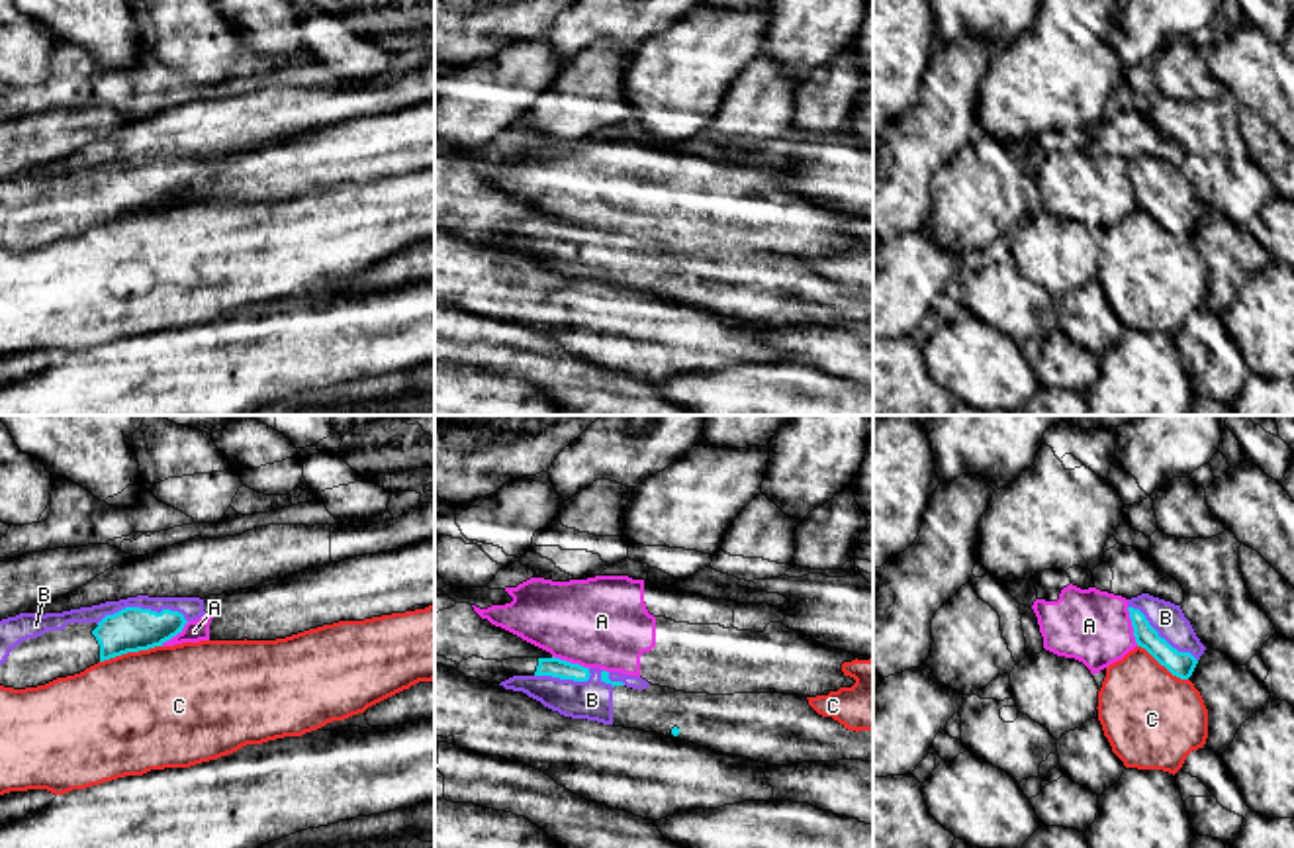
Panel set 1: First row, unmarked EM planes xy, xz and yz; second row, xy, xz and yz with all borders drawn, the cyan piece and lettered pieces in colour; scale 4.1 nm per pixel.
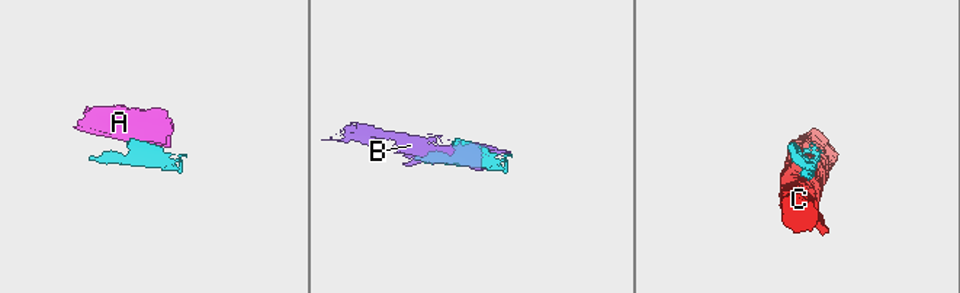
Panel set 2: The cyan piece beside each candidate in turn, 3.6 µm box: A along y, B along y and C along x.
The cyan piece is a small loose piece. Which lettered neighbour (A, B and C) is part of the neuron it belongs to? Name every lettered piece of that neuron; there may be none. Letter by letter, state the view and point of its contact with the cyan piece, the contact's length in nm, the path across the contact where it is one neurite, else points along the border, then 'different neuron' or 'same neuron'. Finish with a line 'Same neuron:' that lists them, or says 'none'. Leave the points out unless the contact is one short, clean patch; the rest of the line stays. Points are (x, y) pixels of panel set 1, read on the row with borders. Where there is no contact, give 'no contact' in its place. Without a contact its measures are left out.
A: meets cyan in yz at (1132, 625); contact 170 nm long; border along yz (1126, 608), (1138, 645); different neuron
B: meets cyan in xy at (141, 610); contact 380 nm long; same neuron
C: meets cyan in xy at (130, 651); contact 260 nm long; different neuron
Same neuron: B

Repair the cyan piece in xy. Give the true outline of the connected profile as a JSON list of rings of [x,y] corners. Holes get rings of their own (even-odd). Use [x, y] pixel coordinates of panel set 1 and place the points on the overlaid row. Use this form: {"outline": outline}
{"outline": [[[137,595],[106,601],[63,613],[20,613],[0,621],[0,685],[25,689],[45,685],[57,678],[84,672],[86,668],[127,654],[162,646],[182,633],[188,621],[204,617],[200,597],[149,597]]]}

